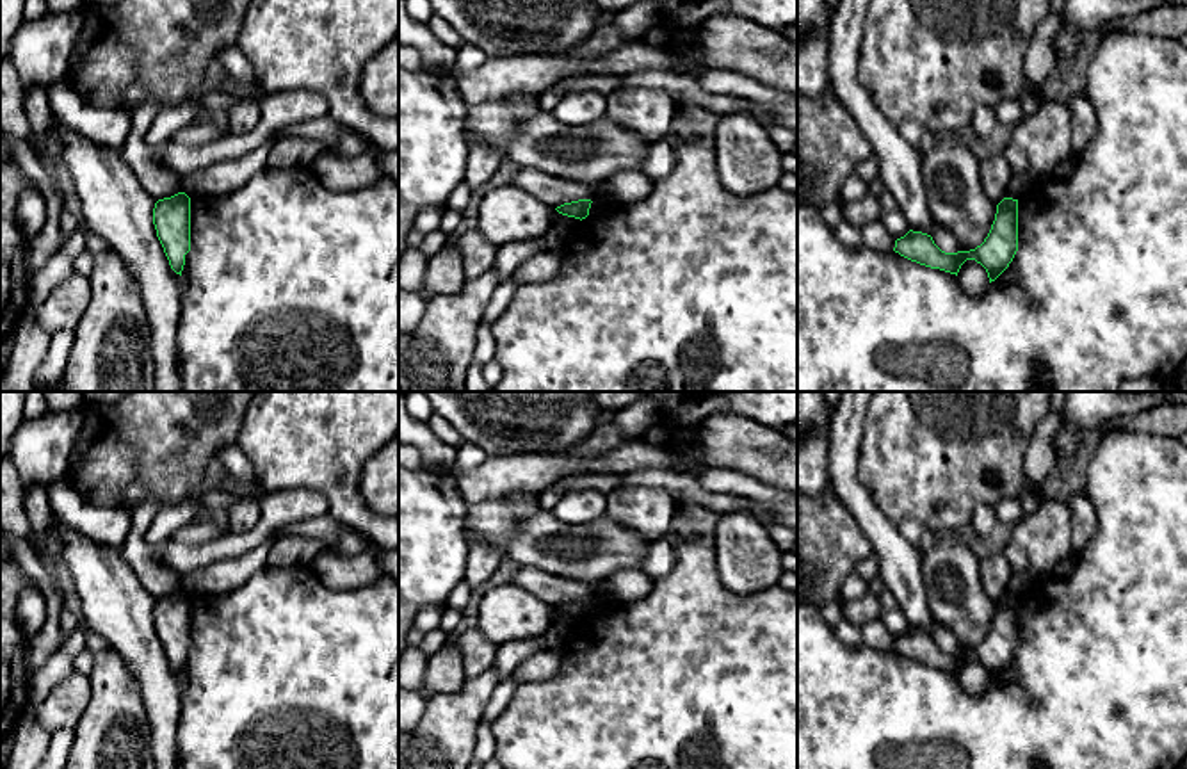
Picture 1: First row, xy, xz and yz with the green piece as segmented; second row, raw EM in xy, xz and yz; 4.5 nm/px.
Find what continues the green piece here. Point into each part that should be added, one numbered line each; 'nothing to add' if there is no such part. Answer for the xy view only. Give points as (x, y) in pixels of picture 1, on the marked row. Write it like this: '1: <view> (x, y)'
nothing to add

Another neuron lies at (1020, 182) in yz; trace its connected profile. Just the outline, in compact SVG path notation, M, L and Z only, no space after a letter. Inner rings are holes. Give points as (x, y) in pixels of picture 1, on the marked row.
M1029 171L1014 173L1005 194L1007 198L1020 199L1029 190L1030 185L1032 176Z

